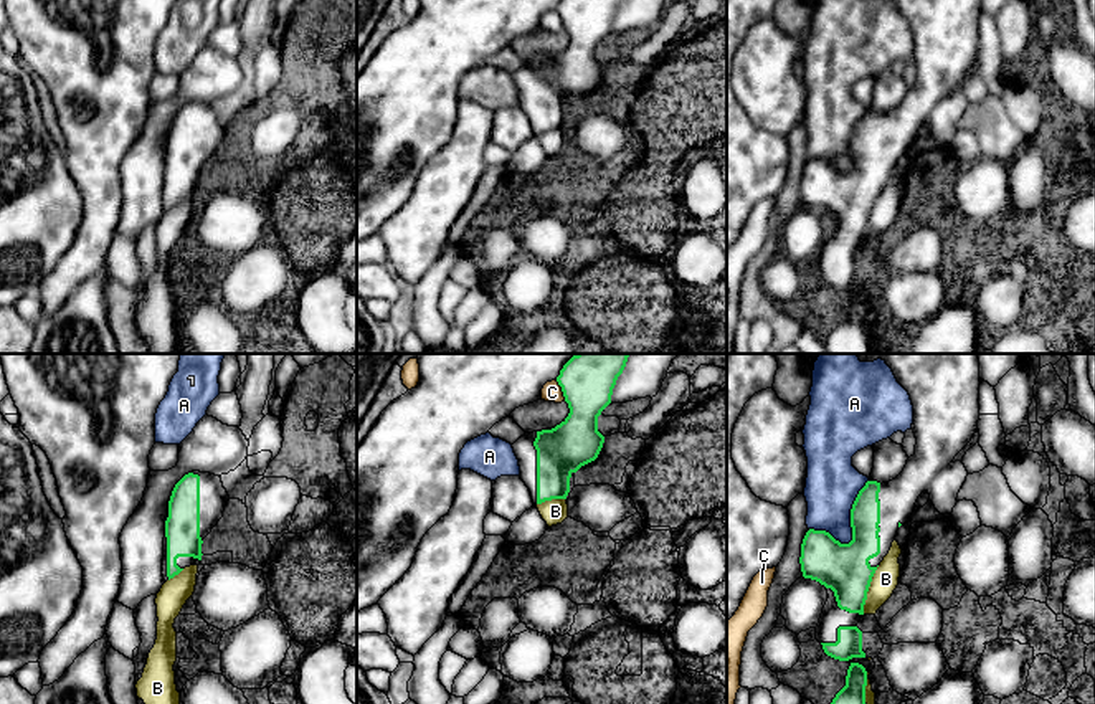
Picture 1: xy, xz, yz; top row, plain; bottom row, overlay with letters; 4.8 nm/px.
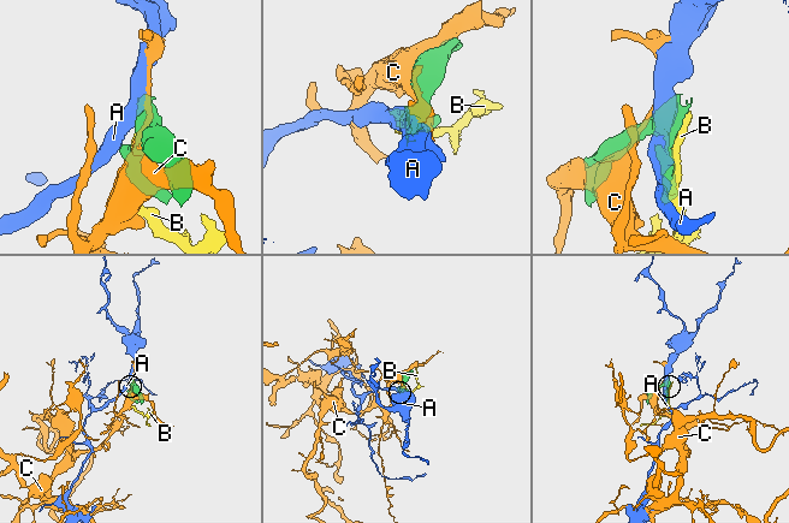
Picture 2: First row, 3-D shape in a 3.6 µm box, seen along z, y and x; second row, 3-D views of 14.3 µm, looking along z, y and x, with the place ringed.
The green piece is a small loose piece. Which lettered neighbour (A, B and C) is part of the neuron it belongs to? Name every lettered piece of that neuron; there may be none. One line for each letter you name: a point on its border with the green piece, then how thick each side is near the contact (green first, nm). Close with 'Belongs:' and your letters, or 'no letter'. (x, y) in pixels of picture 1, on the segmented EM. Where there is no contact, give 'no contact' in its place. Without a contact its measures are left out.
Belongs: no letter

